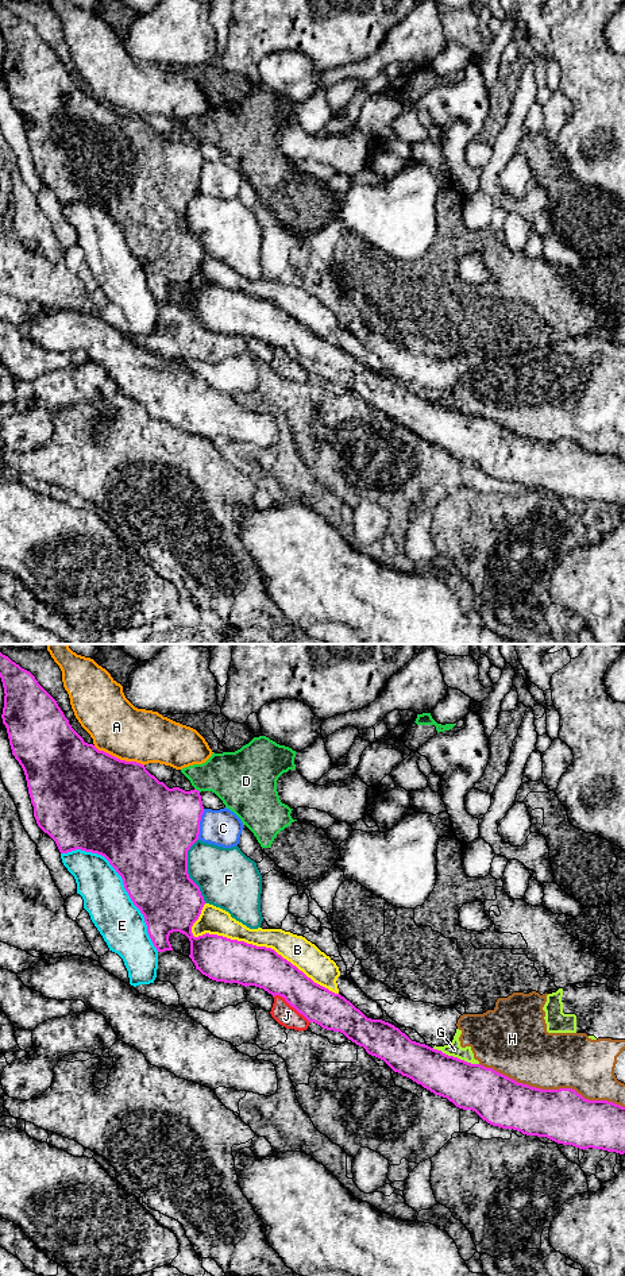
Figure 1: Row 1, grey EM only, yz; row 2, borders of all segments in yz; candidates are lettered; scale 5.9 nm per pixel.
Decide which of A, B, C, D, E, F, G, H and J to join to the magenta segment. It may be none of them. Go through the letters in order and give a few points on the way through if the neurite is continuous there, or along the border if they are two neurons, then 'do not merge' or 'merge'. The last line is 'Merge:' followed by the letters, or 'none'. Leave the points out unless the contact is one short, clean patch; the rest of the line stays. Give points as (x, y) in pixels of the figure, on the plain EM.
A: do not merge
B: do not merge
C: do not merge
D: do not merge
E: do not merge
F: do not merge
G: border along yz (432, 400), (478, 416); do not merge
H: do not merge
J: border along yz (273, 347), (281, 347), (309, 374); do not merge
Merge: none

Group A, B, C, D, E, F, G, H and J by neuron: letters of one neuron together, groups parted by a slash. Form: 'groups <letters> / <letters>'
groups A / B / C / D / E / F / G H / J

